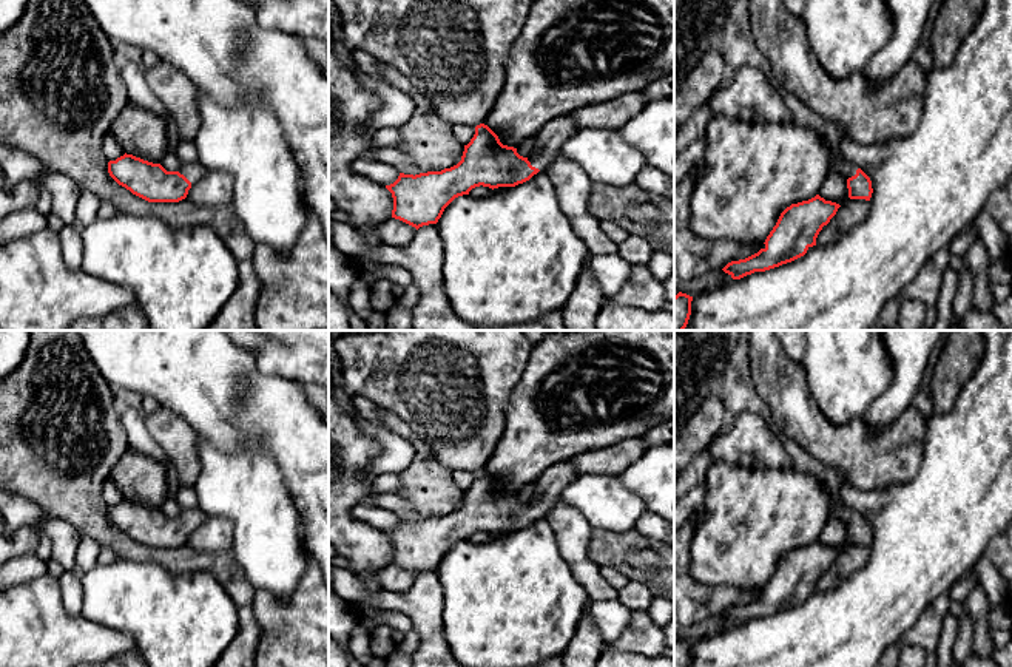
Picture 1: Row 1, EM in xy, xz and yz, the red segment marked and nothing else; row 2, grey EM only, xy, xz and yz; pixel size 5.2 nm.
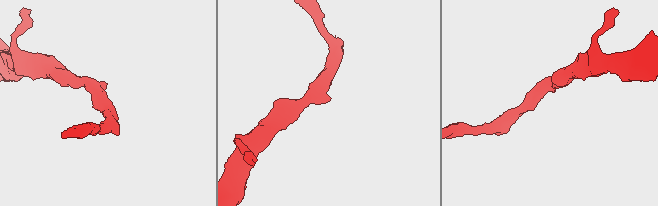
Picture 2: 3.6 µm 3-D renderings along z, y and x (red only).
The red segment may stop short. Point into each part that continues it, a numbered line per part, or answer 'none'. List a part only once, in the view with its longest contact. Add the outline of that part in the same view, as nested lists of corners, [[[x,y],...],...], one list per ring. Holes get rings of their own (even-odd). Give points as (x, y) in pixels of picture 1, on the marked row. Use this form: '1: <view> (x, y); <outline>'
1: xz (554, 133); [[[571,114],[558,116],[548,122],[535,136],[535,145],[528,161],[543,171],[558,154],[560,145],[579,130]]]

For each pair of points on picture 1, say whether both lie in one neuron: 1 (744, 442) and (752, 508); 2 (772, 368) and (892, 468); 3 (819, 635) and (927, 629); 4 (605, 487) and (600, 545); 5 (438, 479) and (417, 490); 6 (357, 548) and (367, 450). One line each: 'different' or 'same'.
1: different
2: same
3: different
4: different
5: same
6: same

